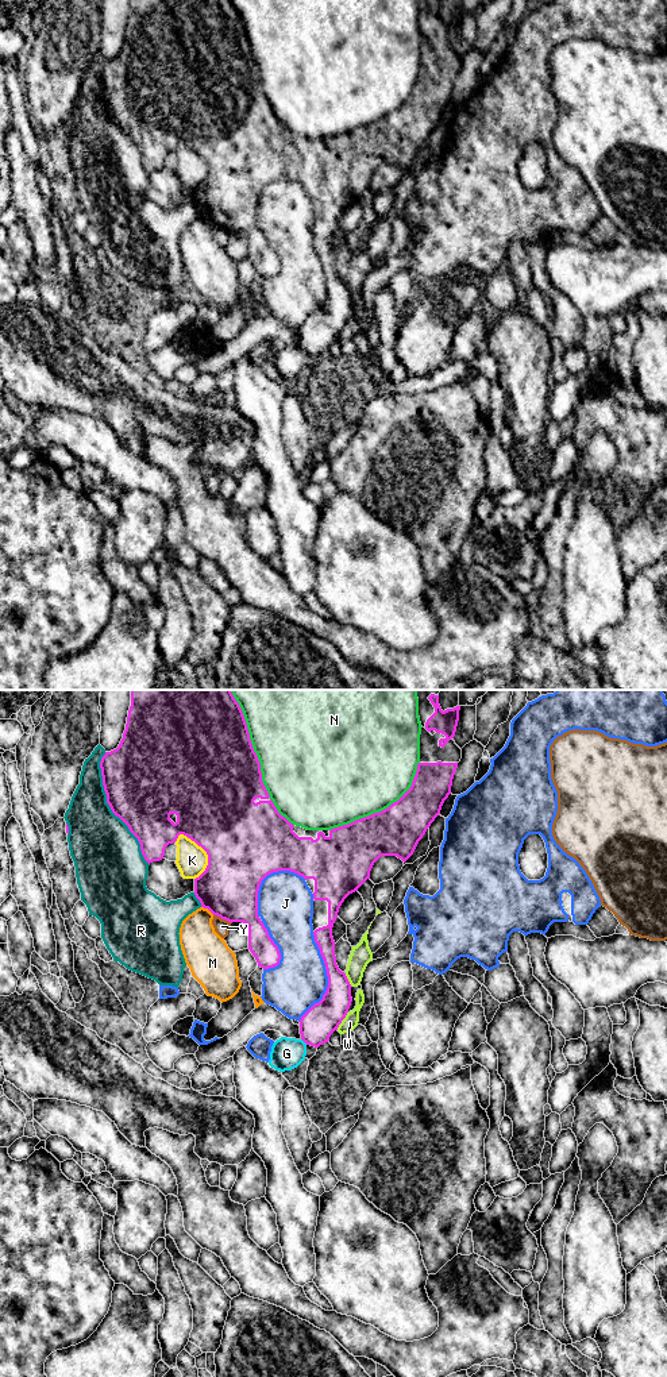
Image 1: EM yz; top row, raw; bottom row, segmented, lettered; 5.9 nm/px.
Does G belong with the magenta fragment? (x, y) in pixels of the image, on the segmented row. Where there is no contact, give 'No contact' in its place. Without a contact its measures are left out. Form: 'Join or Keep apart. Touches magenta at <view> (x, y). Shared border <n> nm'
Keep apart. Touches magenta at yz (304, 1041). Shared border 50 nm

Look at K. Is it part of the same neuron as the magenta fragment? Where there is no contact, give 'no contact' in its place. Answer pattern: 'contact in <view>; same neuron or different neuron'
contact in yz; different neuron

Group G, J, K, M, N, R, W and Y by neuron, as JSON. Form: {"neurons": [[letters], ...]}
{"neurons": [["G", "W"], ["J"], ["K"], ["M"], ["N"], ["R"], ["Y"]]}

